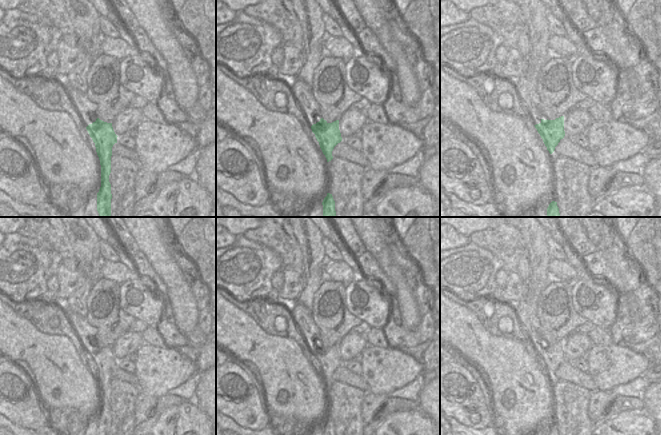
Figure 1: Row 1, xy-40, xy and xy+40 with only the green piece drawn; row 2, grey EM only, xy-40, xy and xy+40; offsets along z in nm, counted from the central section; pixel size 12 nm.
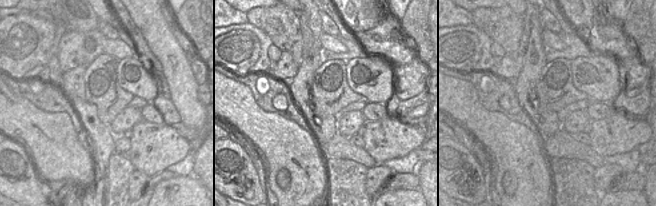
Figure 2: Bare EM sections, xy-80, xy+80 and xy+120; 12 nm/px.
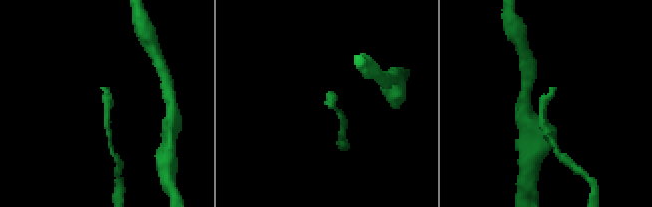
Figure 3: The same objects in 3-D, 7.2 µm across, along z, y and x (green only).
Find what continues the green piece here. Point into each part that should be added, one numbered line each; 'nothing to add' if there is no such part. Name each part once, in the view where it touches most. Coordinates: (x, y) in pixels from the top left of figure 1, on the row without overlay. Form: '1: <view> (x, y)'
1: xy+40 (526, 309)

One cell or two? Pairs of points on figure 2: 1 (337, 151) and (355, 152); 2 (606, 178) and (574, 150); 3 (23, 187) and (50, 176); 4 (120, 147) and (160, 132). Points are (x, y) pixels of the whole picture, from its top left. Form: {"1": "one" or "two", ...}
{"1": "one", "2": "one", "3": "two", "4": "two"}

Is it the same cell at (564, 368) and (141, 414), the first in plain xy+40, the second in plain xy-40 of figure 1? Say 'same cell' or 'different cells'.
same cell

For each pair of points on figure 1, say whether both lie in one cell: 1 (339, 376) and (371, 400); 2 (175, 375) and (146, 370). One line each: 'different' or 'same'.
1: same
2: same

